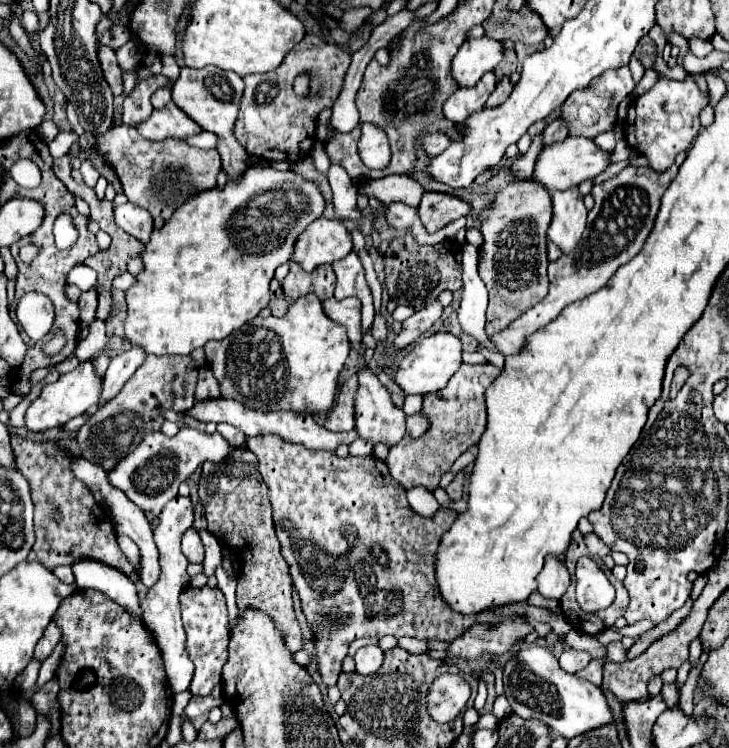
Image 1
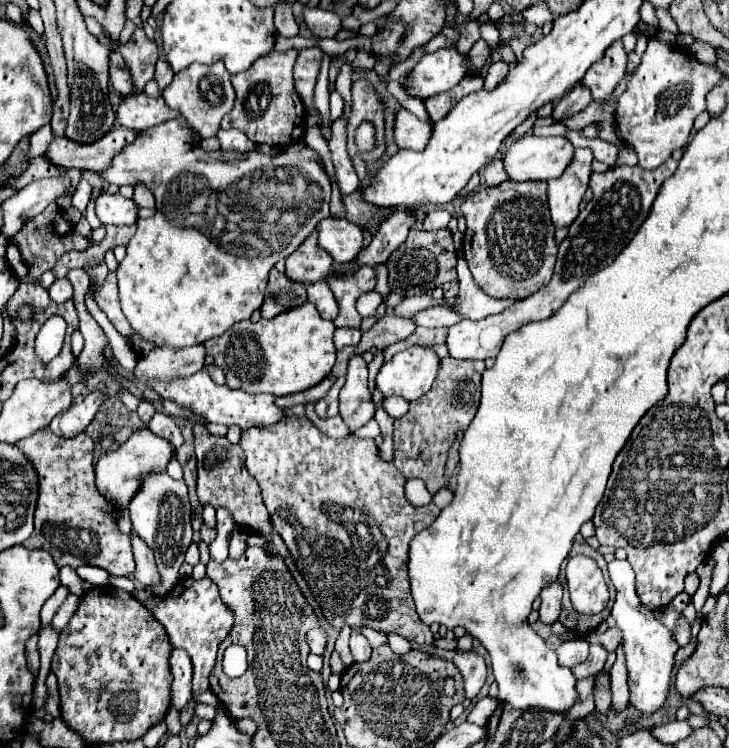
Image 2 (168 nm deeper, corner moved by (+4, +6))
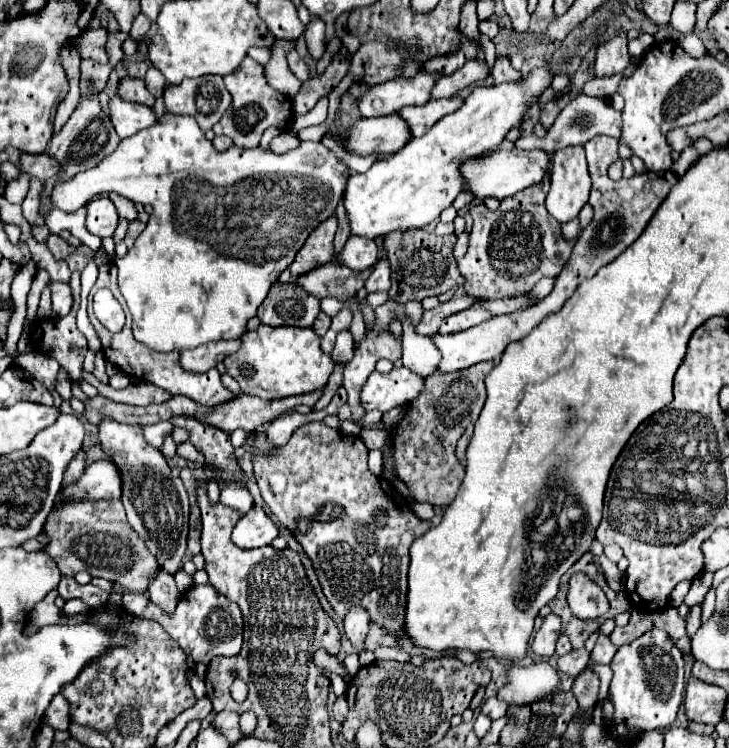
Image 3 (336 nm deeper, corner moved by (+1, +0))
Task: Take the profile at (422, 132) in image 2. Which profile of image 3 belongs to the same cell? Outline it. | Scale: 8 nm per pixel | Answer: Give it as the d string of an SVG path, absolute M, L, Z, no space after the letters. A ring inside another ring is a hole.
M385 115L361 119L345 133L345 149L357 155L397 153L411 139L409 125L401 115Z

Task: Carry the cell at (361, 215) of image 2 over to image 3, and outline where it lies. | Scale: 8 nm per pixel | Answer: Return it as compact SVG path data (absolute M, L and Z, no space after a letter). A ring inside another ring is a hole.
M413 229L413 231L393 231L393 235L383 237L383 245L387 249L387 259L393 267L393 285L389 289L389 297L397 303L421 301L431 295L441 295L451 287L459 285L459 269L453 259L455 235L437 237L433 231Z

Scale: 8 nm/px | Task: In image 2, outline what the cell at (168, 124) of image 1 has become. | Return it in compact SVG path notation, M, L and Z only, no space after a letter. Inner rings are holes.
M138 93L122 99L116 111L116 123L132 131L144 131L158 123L170 121L178 115L180 113L170 109L162 97L152 99L146 93Z

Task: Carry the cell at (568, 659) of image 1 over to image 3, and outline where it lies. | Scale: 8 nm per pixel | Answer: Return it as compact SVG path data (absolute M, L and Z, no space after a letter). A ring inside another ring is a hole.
M573 649L567 655L557 659L557 669L561 673L567 673L571 677L577 677L589 663L589 651L587 649Z

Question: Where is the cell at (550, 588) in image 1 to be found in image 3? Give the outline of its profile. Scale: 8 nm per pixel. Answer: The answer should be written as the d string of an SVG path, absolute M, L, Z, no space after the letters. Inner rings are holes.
M549 613L543 619L543 623L533 639L531 651L539 657L551 657L555 653L555 641L557 641L559 633L561 633L561 617L555 613Z

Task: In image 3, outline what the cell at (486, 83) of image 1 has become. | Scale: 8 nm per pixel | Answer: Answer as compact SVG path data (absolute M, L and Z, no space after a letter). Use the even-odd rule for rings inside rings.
M449 97L449 99L431 99L427 105L421 107L403 107L399 113L409 123L411 135L421 137L429 127L433 127L443 115L453 113L461 107L461 97Z

